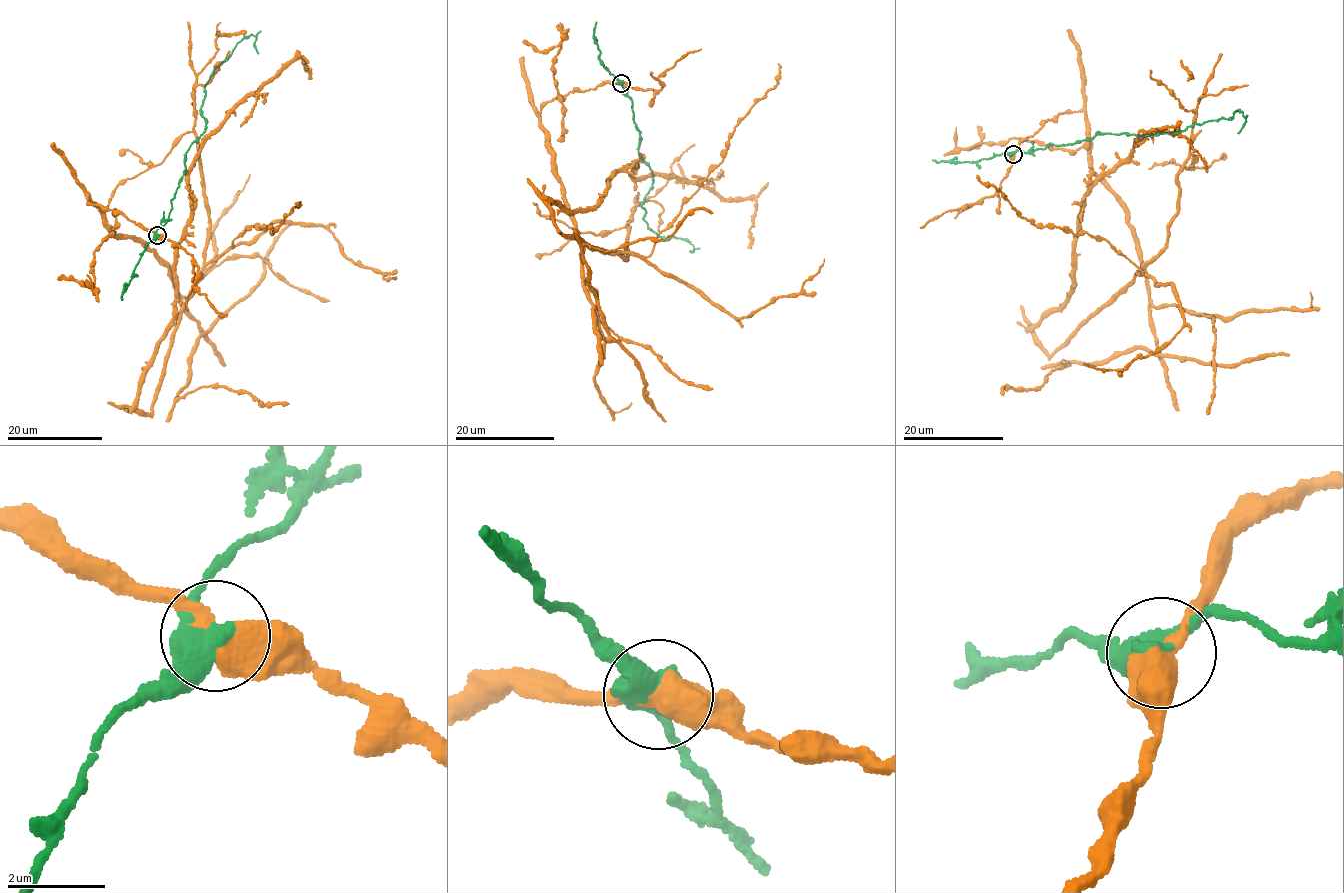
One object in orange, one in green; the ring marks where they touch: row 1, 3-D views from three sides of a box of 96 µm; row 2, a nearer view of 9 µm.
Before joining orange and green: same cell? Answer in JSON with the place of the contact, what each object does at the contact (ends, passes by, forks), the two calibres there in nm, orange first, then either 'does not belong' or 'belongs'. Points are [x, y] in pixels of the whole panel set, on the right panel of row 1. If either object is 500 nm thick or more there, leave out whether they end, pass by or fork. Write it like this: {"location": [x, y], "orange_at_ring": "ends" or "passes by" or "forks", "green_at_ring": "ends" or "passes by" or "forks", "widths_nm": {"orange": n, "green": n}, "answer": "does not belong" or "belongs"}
{"location": [1013, 154], "widths_nm": {"orange": 480, "green": 500}, "answer": "does not belong"}

